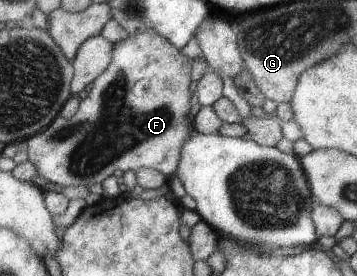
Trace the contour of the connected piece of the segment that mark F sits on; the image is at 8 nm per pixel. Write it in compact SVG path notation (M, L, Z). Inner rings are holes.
M150 30L129 34L126 39L117 41L113 45L111 64L92 82L94 86L86 98L79 103L79 108L76 110L76 113L70 119L63 118L61 114L58 114L57 118L54 119L49 126L46 126L40 133L34 134L23 142L28 159L36 166L38 174L58 186L70 187L82 185L82 187L89 188L93 183L102 183L104 179L113 175L116 169L121 169L125 172L128 170L136 171L140 168L152 168L170 177L176 173L181 161L181 147L196 134L193 125L194 118L189 115L190 107L192 107L192 95L190 95L190 91L188 91L188 89L190 89L190 83L192 83L192 81L190 81L190 58L184 57L184 55L176 49L176 46L169 42L169 39L160 35L159 32Z

